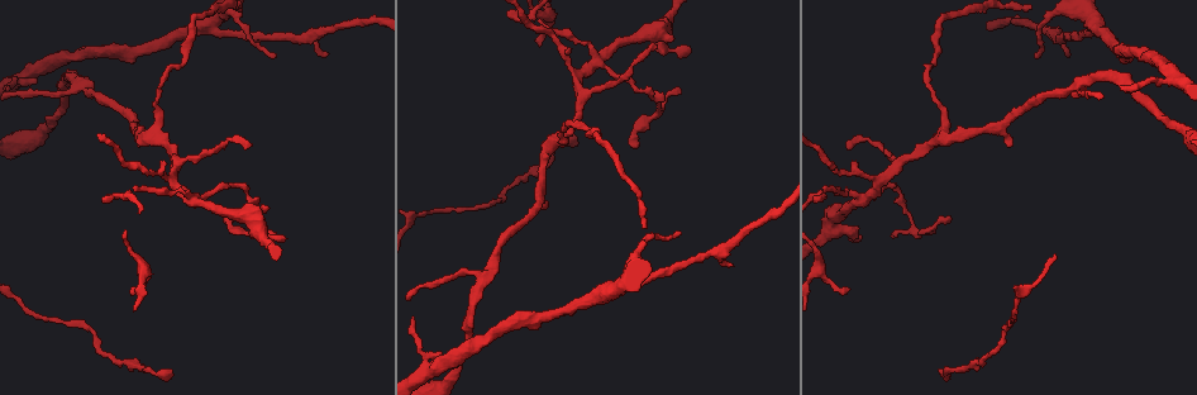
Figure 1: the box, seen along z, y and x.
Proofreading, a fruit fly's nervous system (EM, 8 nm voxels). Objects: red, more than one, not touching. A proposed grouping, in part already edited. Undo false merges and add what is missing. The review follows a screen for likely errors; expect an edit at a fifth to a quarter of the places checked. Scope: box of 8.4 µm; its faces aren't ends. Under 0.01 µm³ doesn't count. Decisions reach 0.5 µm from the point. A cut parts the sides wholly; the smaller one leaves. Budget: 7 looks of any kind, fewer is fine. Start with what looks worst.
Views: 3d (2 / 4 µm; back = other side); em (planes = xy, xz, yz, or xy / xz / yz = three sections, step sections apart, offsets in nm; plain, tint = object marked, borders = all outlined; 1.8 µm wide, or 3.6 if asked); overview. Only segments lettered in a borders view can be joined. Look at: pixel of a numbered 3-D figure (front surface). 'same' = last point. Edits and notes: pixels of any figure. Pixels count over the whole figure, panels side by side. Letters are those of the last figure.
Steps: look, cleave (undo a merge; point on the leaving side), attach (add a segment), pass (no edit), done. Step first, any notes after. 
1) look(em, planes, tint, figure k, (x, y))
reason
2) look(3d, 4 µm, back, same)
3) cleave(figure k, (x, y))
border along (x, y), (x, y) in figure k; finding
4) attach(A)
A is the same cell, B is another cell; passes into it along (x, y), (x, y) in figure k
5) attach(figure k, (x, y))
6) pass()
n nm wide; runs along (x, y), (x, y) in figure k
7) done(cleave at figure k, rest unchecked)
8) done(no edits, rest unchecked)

look(em, planes, tint, figure 1, (868, 196))
four-way junction

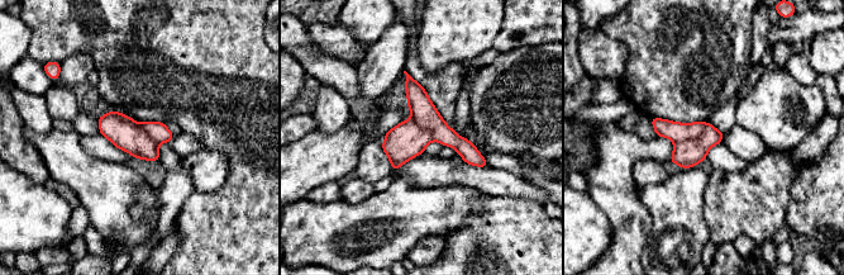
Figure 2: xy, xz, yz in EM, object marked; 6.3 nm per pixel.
look(em, planes, borders, same)
see the neighbours

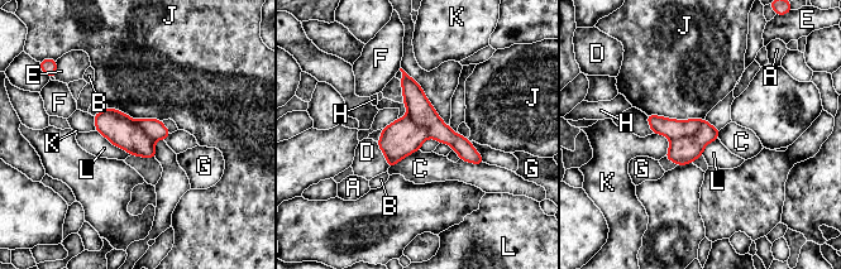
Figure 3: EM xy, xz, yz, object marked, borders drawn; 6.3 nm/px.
cleave(figure 3, (673, 129))
220 nm wide; A, B, C, D, E, F, G, H, J, K and L are other cells; the part that leaves runs along (405, 77), (420, 110), (479, 161) in figure 3; two neurons meet here

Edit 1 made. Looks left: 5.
look(overview)

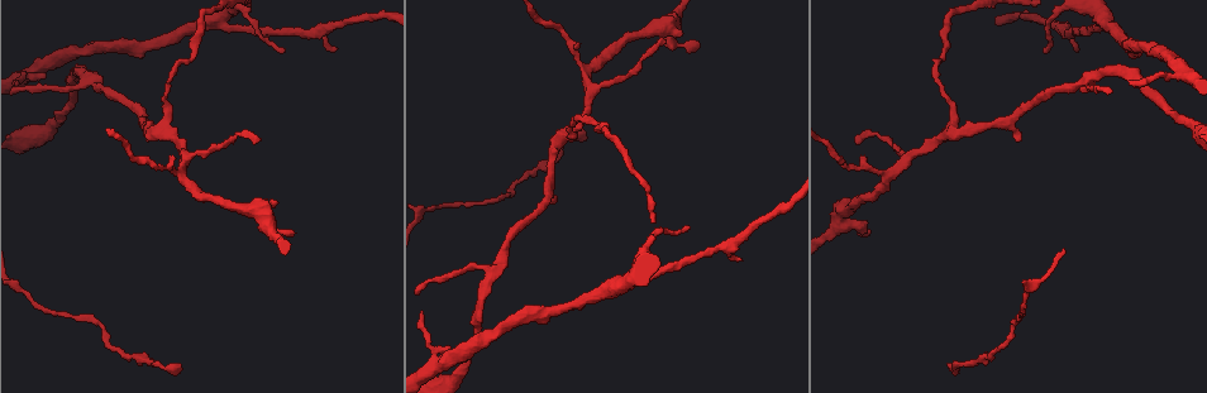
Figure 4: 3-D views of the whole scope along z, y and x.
look(3d, 2 µm, figure 4, (154, 363))
thin neck

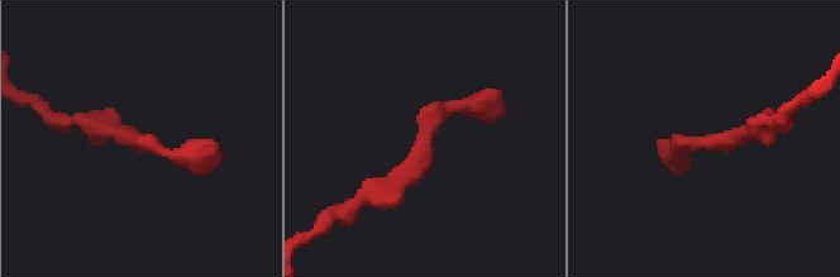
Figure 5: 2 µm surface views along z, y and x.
look(em, xz, step 4, tint, figure 5, (695, 141))

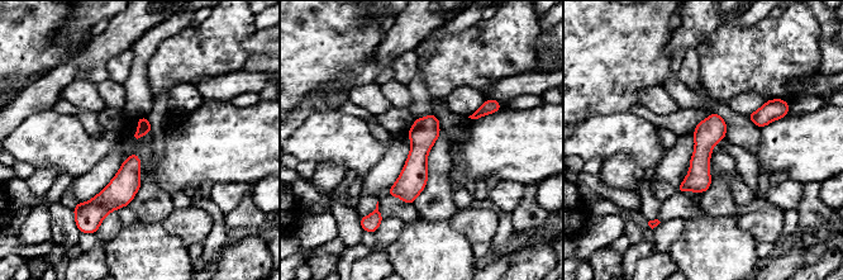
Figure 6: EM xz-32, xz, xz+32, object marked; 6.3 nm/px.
look(em, planes, borders, same)

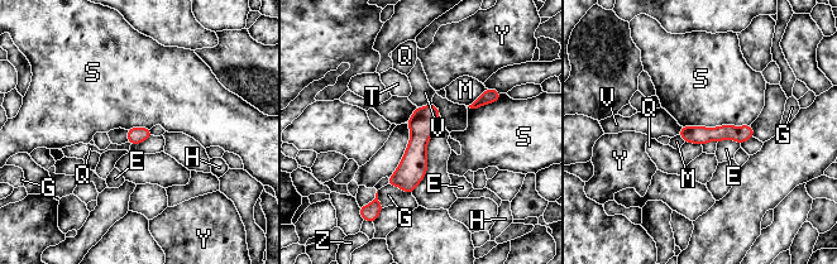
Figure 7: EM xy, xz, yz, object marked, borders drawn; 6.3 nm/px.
pass()
E, G, H, M, Q, S, T, V, Y and Z are other cells; border along (750, 124), (682, 126) in figure 7; all the same neuron

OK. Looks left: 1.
done(cleave at figure 3, rest unchecked)

